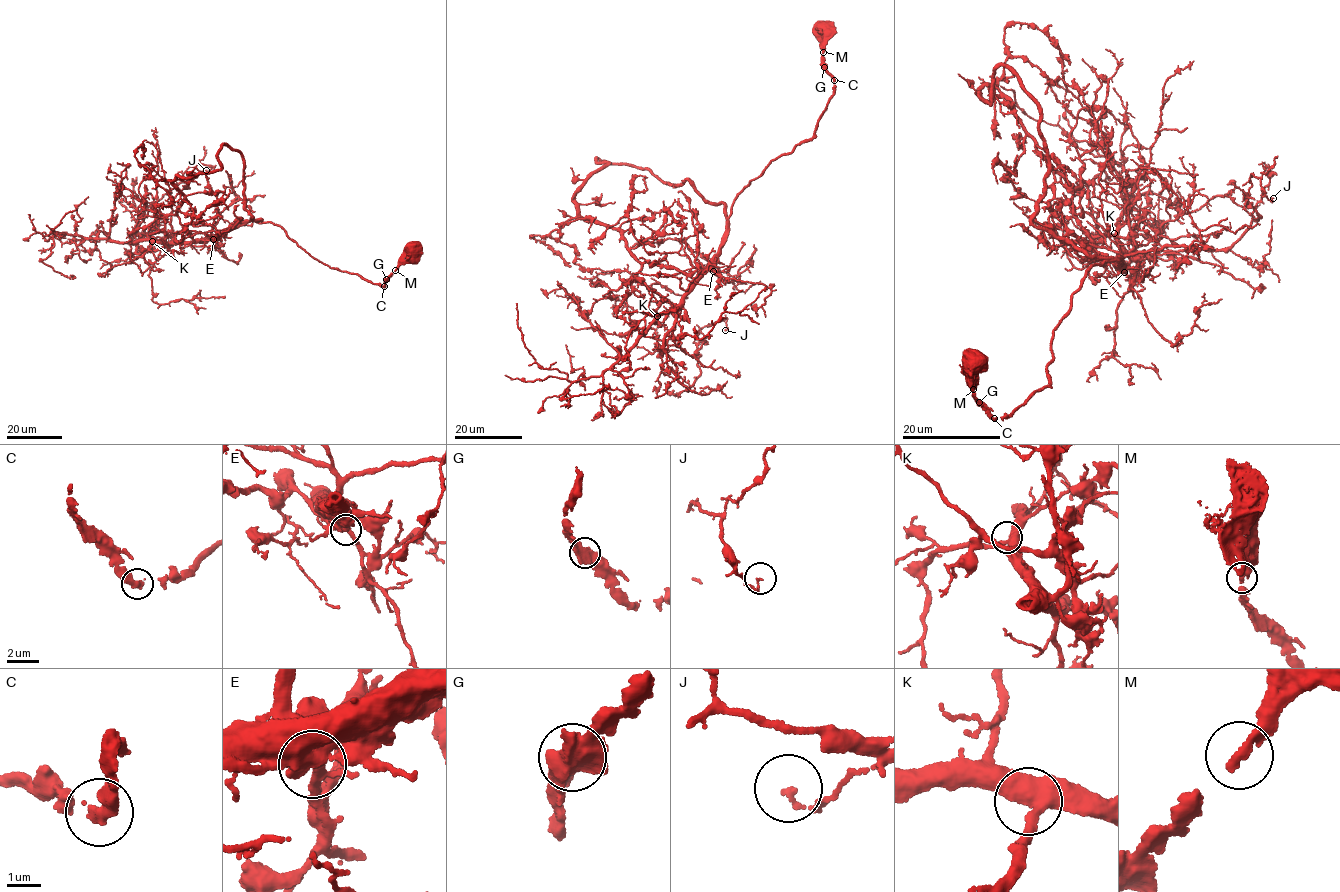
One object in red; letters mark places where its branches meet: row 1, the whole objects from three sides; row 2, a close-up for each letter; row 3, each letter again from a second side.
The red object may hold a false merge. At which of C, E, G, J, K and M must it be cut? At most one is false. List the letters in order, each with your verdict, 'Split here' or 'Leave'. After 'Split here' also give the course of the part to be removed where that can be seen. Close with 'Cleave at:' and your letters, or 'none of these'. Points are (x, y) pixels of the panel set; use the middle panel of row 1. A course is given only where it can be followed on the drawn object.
C: Leave
E: Leave
G: Leave
J: Leave
K: Leave
M: Leave
Cleave at: none of these

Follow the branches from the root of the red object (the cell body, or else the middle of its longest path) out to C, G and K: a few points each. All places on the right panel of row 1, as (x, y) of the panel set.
C: (973, 362), (966, 374), (975, 384), (972, 389), (974, 399), (994, 419)
G: (973, 362), (966, 374), (975, 384), (973, 395), (979, 402)
K: (973, 362), (974, 399), (993, 418), (1048, 386), (1073, 294), (1094, 264), (1121, 264), (1114, 233)

